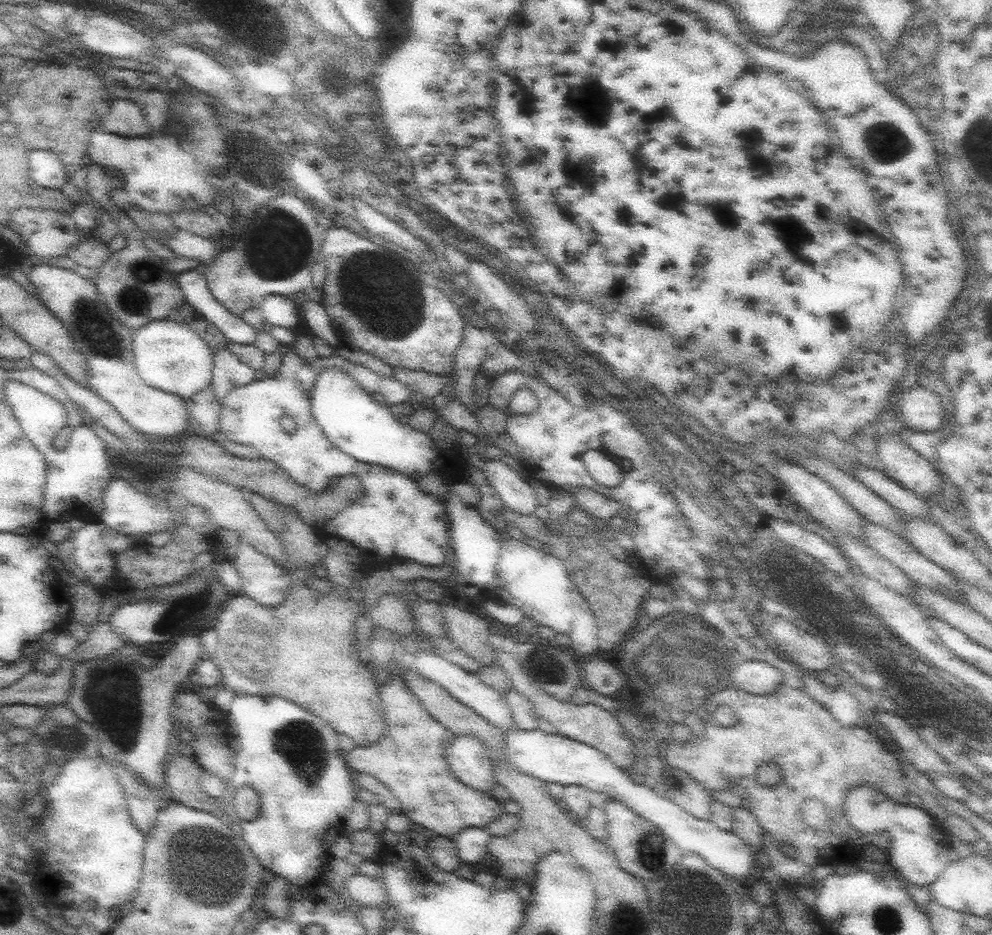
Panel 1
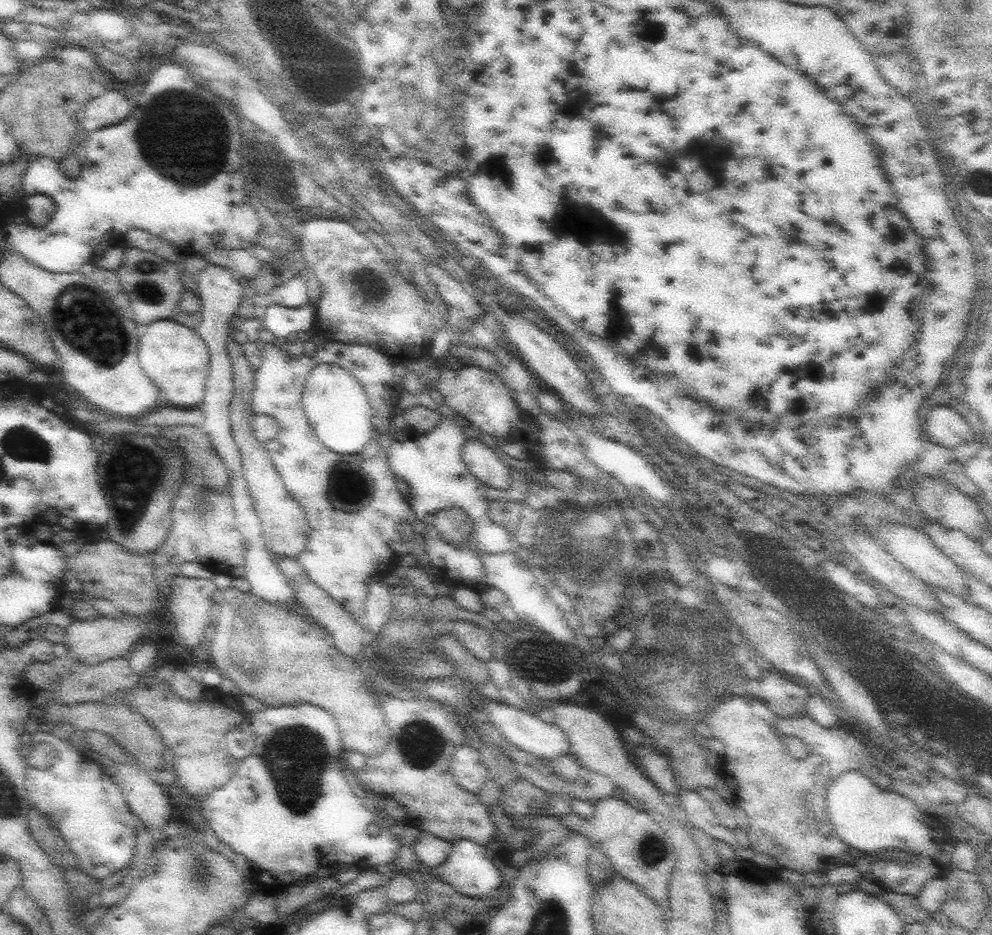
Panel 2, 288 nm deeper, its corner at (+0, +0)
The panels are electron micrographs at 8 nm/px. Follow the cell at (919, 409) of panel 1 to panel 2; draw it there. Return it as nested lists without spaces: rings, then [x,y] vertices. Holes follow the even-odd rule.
[[[935,406],[927,414],[923,428],[929,440],[949,450],[965,446],[975,438],[965,418],[955,408],[947,408],[947,406]]]

